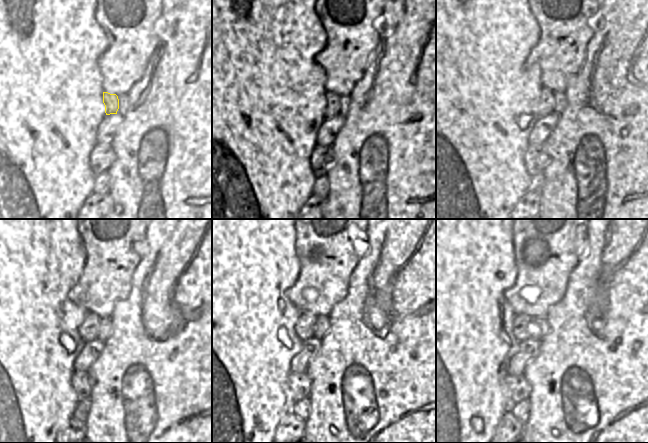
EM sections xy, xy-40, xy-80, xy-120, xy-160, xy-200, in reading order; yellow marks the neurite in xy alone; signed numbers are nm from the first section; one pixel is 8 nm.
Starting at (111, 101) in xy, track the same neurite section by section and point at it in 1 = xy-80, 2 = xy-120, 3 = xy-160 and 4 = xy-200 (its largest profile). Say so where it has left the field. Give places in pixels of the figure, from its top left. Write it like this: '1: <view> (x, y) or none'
1: xy-80 (546, 105)
2: xy-120 (89, 330)
3: xy-160 (305, 327)
4: xy-200 (522, 323)

